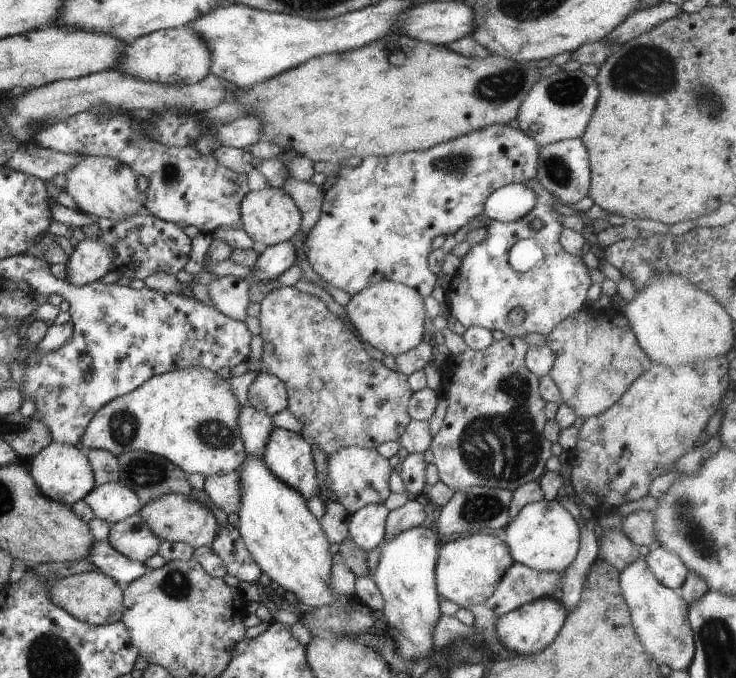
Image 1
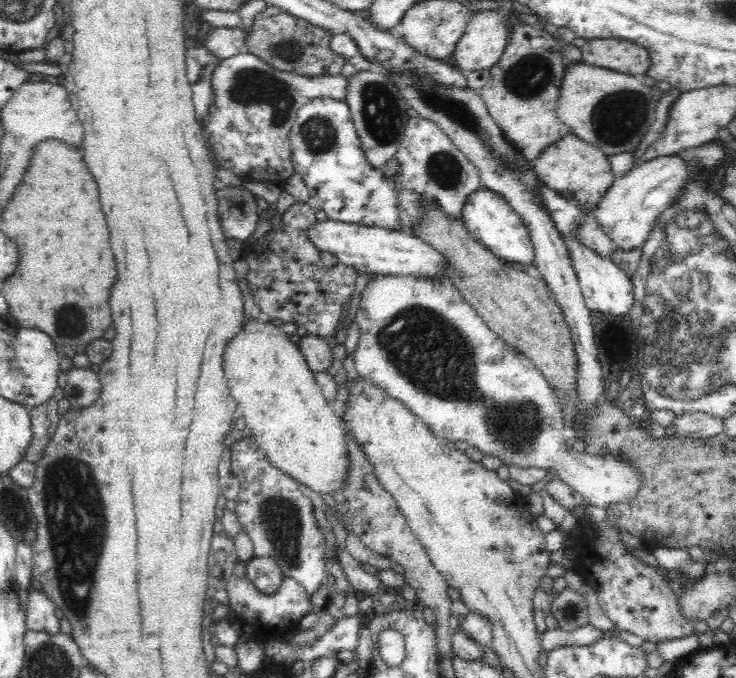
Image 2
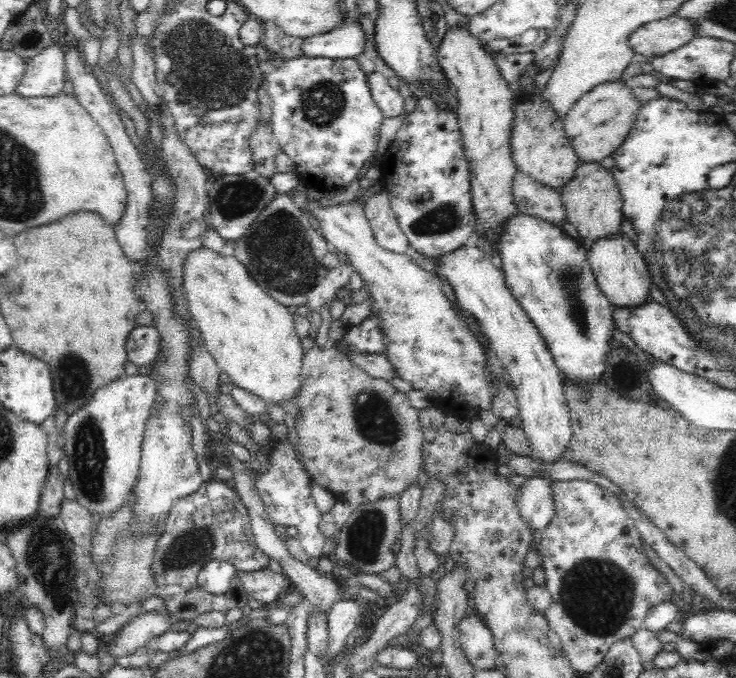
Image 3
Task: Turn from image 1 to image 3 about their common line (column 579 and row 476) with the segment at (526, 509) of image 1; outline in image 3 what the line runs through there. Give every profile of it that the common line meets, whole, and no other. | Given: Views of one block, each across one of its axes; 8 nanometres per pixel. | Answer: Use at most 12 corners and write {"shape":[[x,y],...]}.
{"shape":[[527,476],[520,513],[532,530],[554,515],[553,482]]}

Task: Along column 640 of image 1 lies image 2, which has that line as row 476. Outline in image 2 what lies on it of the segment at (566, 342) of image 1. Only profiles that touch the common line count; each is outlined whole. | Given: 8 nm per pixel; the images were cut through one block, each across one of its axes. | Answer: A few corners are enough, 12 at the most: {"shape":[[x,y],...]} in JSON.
{"shape":[[348,440],[336,511],[372,551],[404,568],[417,604],[432,608],[442,658],[455,617],[444,577],[395,499]]}

